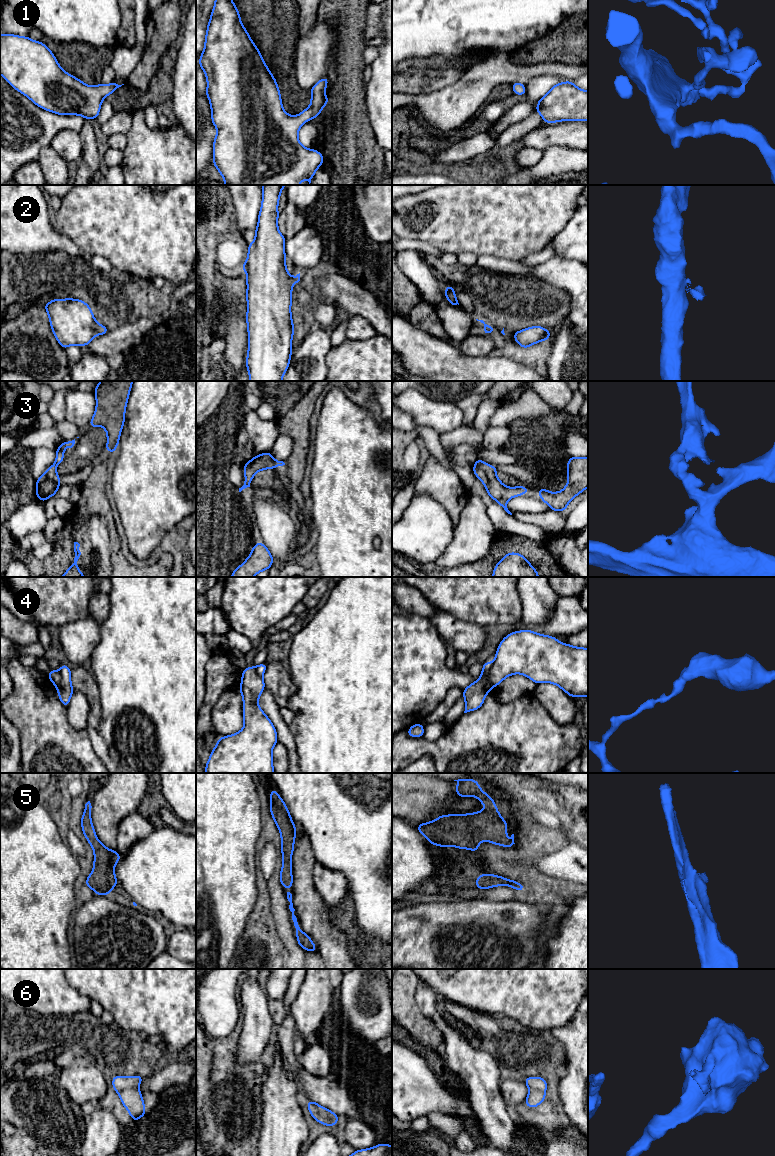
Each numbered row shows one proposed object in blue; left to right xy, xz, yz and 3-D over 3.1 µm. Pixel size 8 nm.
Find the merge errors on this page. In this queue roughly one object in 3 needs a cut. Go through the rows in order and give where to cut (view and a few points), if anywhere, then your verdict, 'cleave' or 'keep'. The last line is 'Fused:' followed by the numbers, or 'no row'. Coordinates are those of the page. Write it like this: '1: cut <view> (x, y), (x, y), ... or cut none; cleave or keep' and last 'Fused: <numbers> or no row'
1: cut none; keep
2: cut xy (97, 324), (95, 334); cleave
3: cut none; keep
4: cut yz (492, 664), (487, 675), (487, 681), (491, 687); cleave
5: cut none; keep
6: cut none; keep
Fused: 2, 4

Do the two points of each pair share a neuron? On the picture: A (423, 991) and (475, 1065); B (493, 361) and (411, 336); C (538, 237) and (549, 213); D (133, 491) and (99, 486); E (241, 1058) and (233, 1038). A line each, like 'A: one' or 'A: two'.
A: one
B: one
C: one
D: two
E: two

